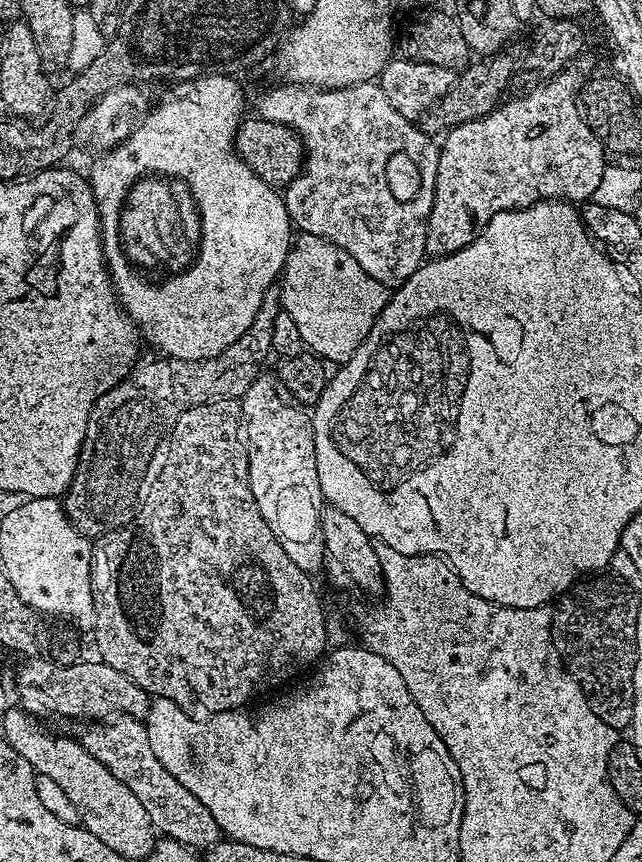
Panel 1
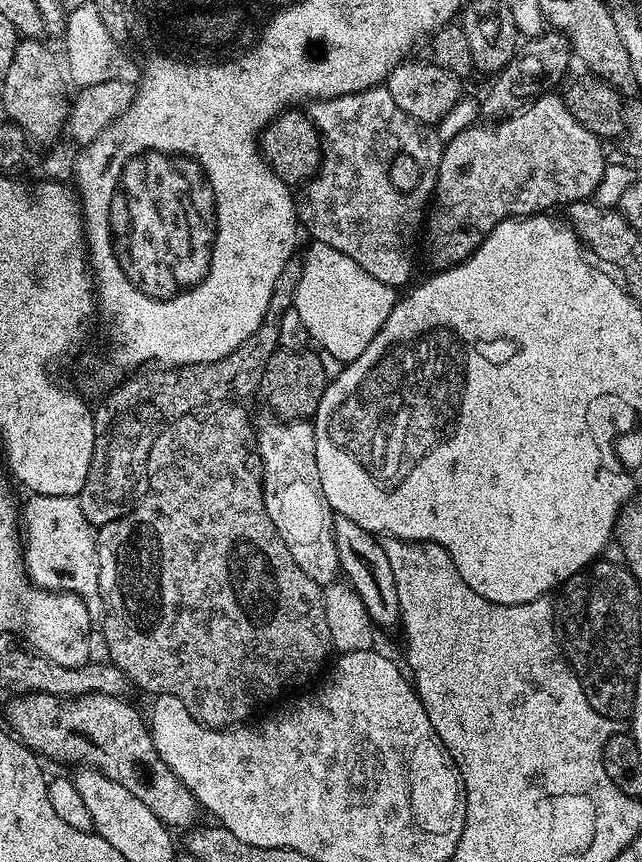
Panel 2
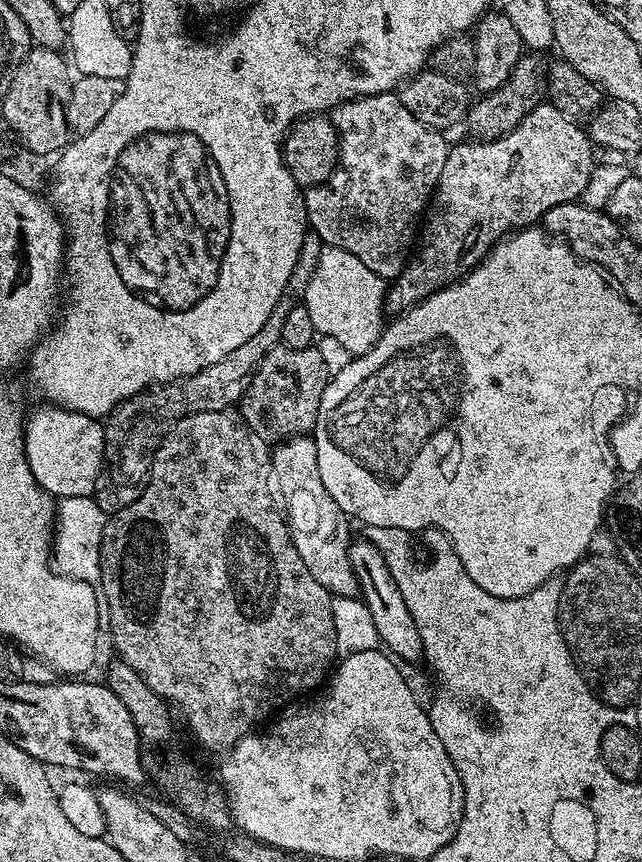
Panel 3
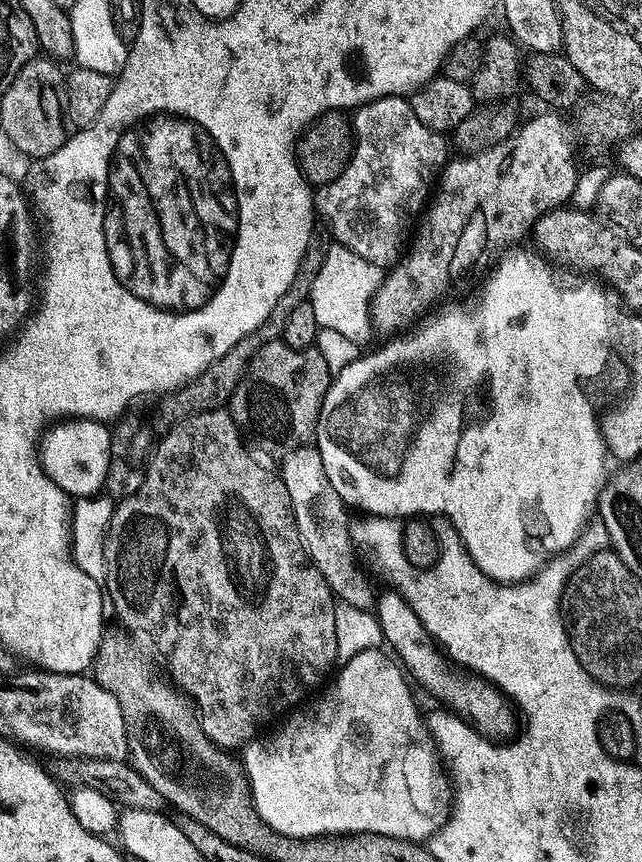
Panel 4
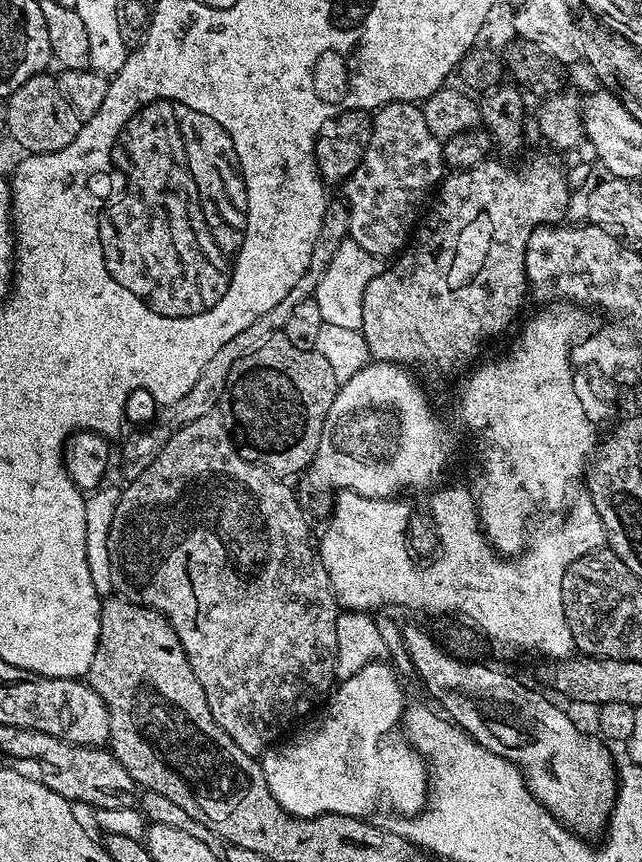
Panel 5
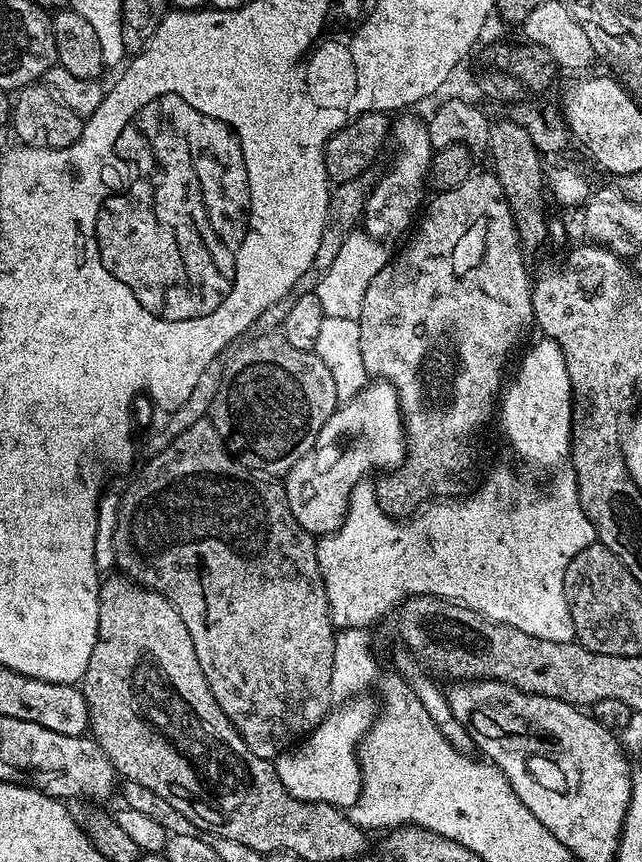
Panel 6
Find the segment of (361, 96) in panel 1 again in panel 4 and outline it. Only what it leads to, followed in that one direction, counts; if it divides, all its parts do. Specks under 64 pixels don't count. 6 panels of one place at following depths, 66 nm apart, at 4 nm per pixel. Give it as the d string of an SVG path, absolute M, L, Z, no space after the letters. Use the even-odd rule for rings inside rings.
M383 96L355 109L353 116L356 117L350 120L354 129L352 159L334 183L315 189L314 207L319 219L328 223L335 243L354 250L358 258L366 258L366 262L387 270L404 255L425 211L426 201L450 159L450 144L441 133L431 132L418 122L418 114L414 114L411 103L403 96Z

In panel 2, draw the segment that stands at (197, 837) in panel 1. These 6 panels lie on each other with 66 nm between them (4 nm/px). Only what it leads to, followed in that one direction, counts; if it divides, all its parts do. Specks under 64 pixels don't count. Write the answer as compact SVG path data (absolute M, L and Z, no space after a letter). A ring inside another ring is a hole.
M30 692L13 695L9 700L12 701L4 708L4 716L9 724L7 727L20 743L33 752L41 757L49 756L52 760L69 760L72 766L96 768L106 774L106 778L118 782L118 786L126 786L126 790L130 790L130 794L134 794L134 798L138 798L142 806L147 806L150 814L154 814L154 818L161 820L170 830L187 830L197 823L196 799L192 797L188 787L168 769L166 762L162 762L145 717L143 720L139 710L134 705L127 704L127 699L103 696L97 692L75 698Z

